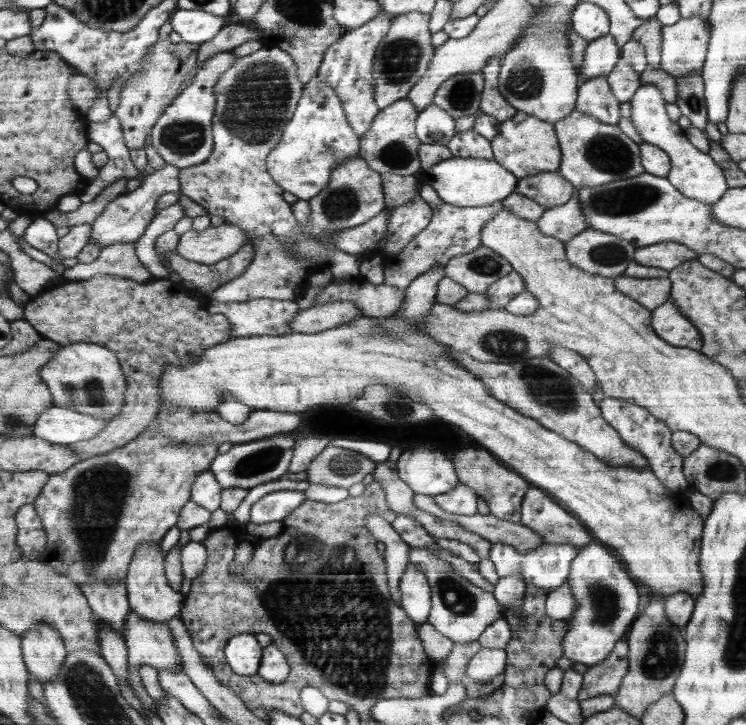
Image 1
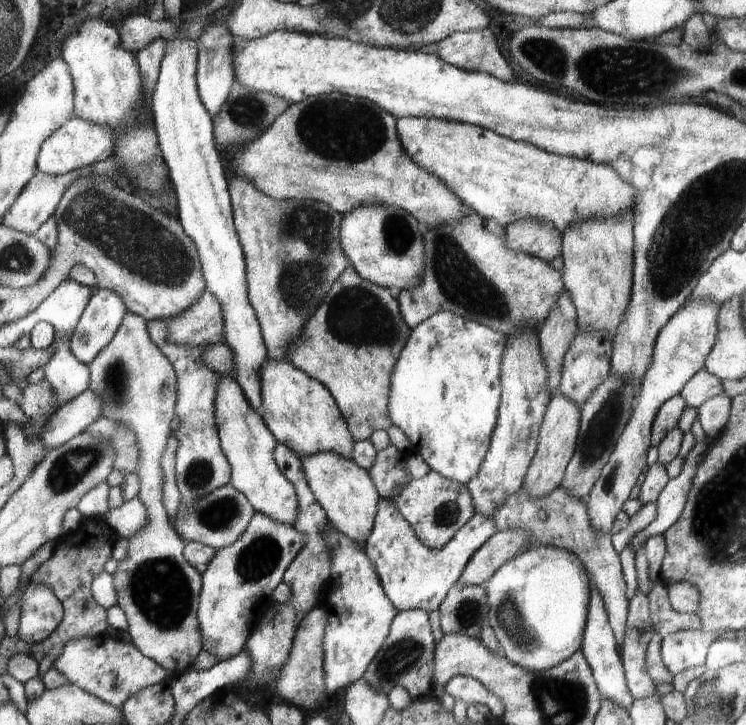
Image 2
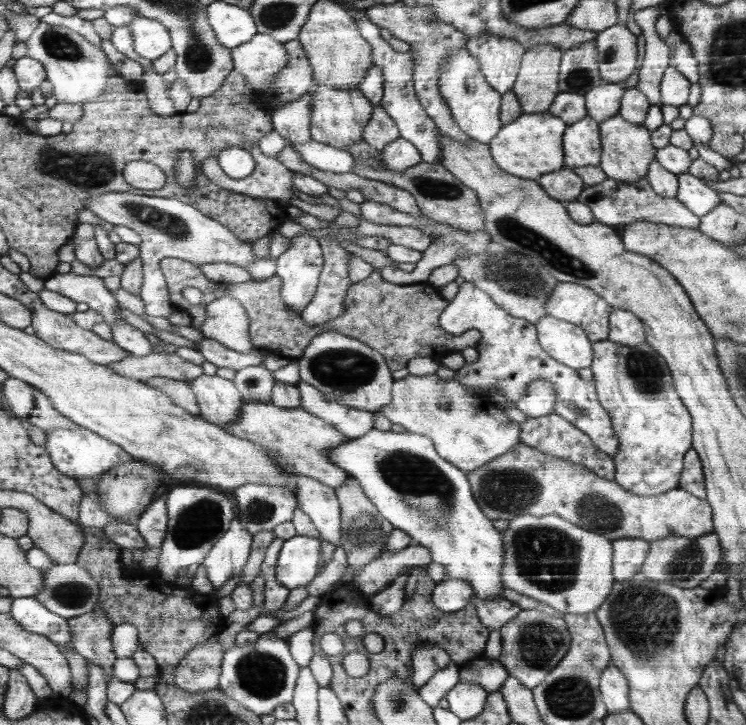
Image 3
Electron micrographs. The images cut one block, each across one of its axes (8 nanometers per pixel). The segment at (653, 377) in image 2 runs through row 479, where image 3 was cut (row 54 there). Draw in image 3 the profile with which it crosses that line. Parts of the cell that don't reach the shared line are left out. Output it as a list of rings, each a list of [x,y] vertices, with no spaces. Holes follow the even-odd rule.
[[[616,23],[599,32],[595,41],[599,74],[604,82],[621,83],[636,76],[640,66],[641,39],[627,25]]]

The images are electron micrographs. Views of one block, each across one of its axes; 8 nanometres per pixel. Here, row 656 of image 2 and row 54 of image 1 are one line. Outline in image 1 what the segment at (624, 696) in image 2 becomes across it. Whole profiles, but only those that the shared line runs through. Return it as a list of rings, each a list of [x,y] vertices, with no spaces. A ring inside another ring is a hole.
[[[610,34],[604,35],[589,43],[584,55],[583,67],[578,73],[584,76],[584,80],[606,77],[610,75],[620,58],[621,48],[616,44],[614,37]]]

